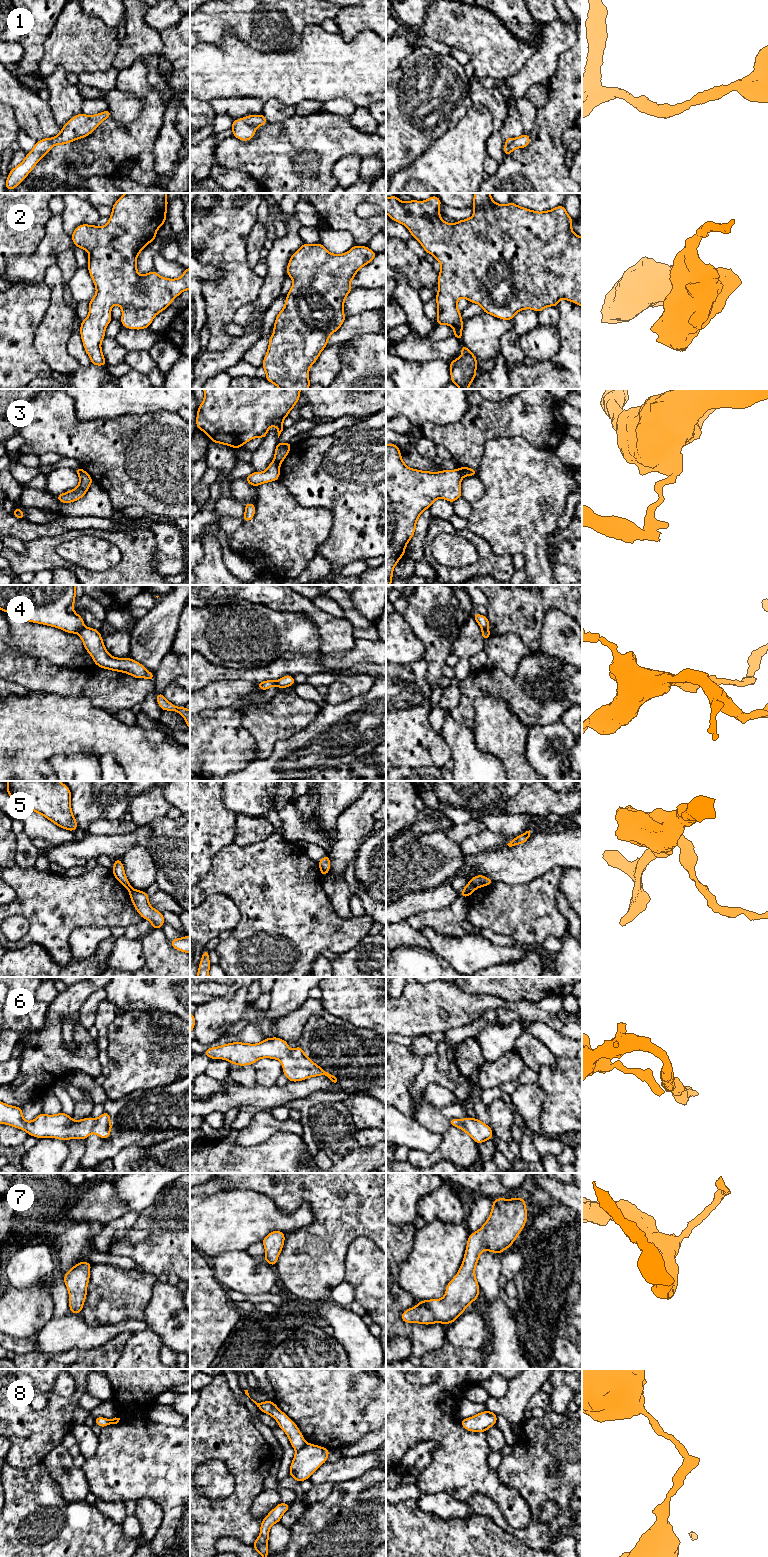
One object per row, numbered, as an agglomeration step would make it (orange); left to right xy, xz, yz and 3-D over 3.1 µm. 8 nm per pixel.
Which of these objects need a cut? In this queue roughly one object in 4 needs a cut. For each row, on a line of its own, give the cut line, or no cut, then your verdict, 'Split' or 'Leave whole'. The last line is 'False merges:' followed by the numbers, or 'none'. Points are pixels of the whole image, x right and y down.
1: No split. Leave whole
2: No split. Leave whole
3: Split along yz (458, 469), (462, 476). Split
4: Split along xy (83, 626), (79, 631). Split
5: Split along yz (470, 881), (476, 887). Split
6: No split. Leave whole
7: No split. Leave whole
8: Split along xz (307, 1443), (296, 1450). Split
False merges: 3, 4, 5, 8

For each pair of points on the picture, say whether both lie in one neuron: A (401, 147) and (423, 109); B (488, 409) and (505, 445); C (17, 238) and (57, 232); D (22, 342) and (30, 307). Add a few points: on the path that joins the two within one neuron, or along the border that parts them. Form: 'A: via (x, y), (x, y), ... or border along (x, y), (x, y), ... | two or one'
A: via (403, 138), (417, 124), (417, 118) | one
B: border along (524, 438), (492, 438), (485, 444), (483, 452) | two
C: border along (53, 214), (46, 225), (41, 242), (31, 254) | two
D: via (22, 333), (22, 316) | one

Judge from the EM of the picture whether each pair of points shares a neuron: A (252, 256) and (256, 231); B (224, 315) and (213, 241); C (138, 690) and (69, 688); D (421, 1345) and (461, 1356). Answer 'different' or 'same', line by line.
A: same
B: same
C: same
D: different

